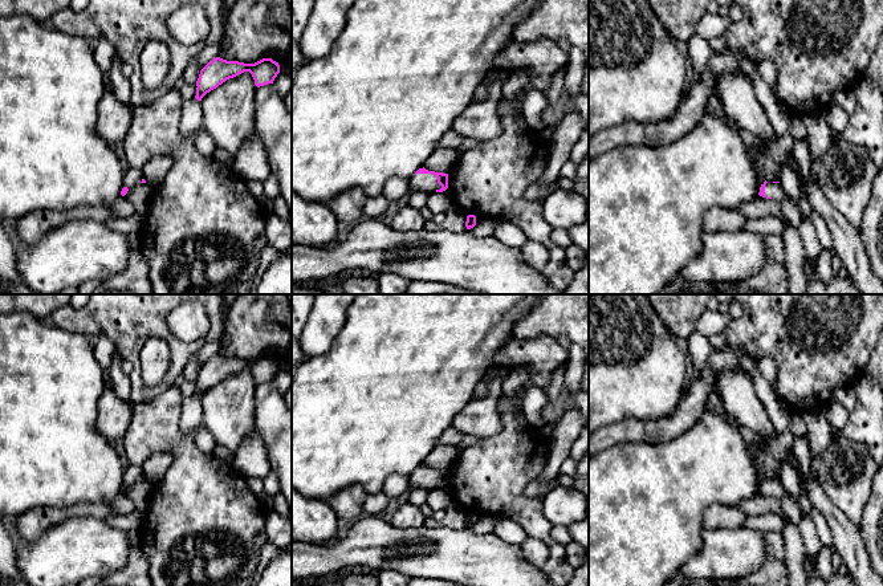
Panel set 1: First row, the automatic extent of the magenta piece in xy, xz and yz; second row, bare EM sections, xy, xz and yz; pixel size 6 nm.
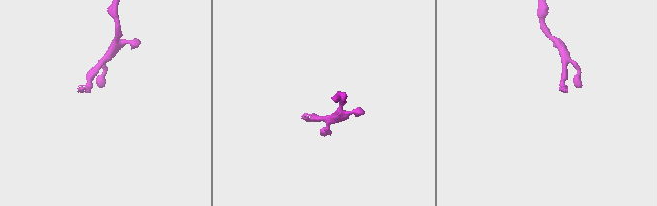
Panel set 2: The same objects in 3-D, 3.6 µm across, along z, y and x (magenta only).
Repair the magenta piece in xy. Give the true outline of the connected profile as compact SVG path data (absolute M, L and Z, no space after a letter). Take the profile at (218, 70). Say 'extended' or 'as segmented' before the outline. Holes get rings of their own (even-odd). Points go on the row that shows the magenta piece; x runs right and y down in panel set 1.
as segmented; M216 57L200 70L196 81L198 88L195 98L202 101L207 93L244 72L249 72L255 80L255 85L260 88L273 84L274 78L280 73L280 65L272 58L263 58L255 64L244 64Z

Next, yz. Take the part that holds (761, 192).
extended; M764 182L760 187L760 196L766 199L773 199L781 203L785 198L785 192L780 184L780 182Z

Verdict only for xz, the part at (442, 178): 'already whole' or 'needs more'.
needs more

